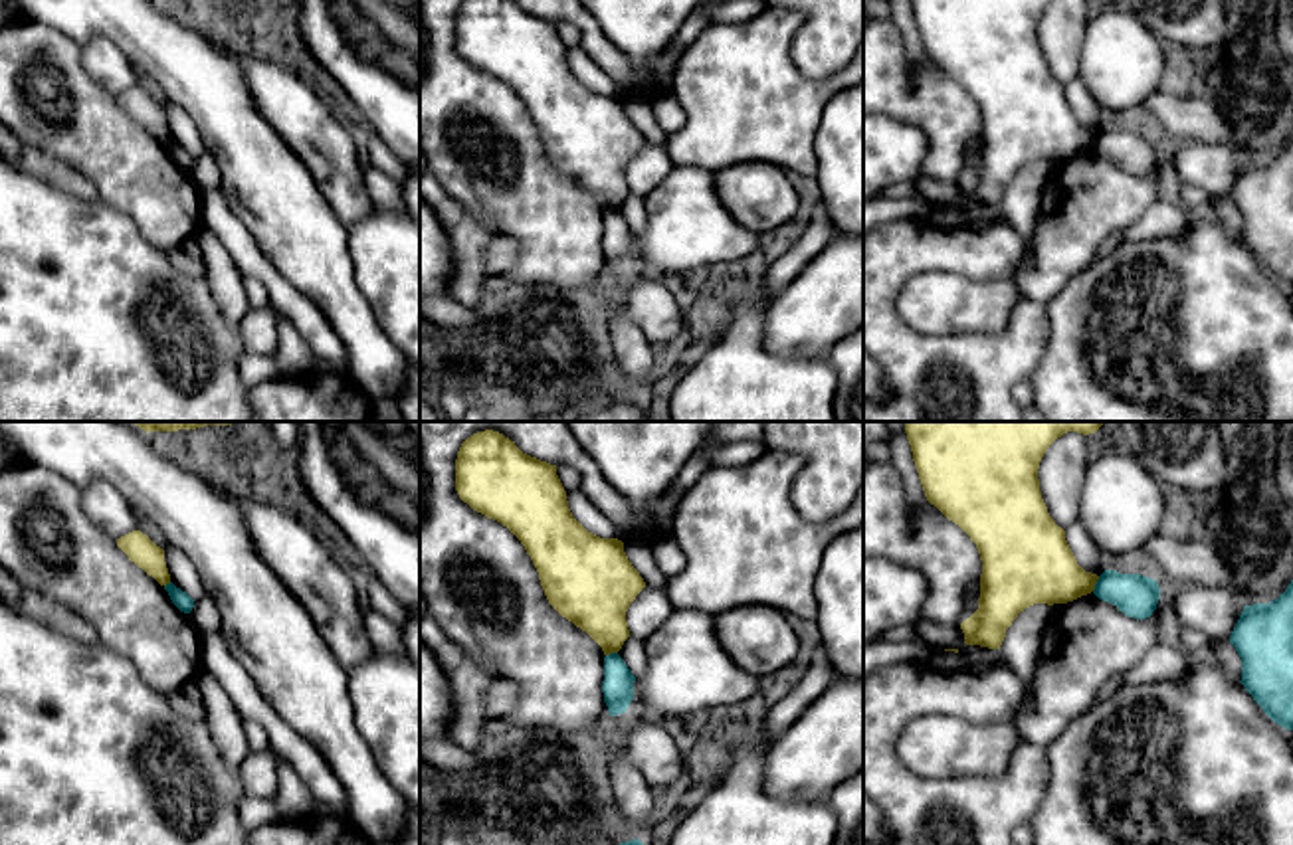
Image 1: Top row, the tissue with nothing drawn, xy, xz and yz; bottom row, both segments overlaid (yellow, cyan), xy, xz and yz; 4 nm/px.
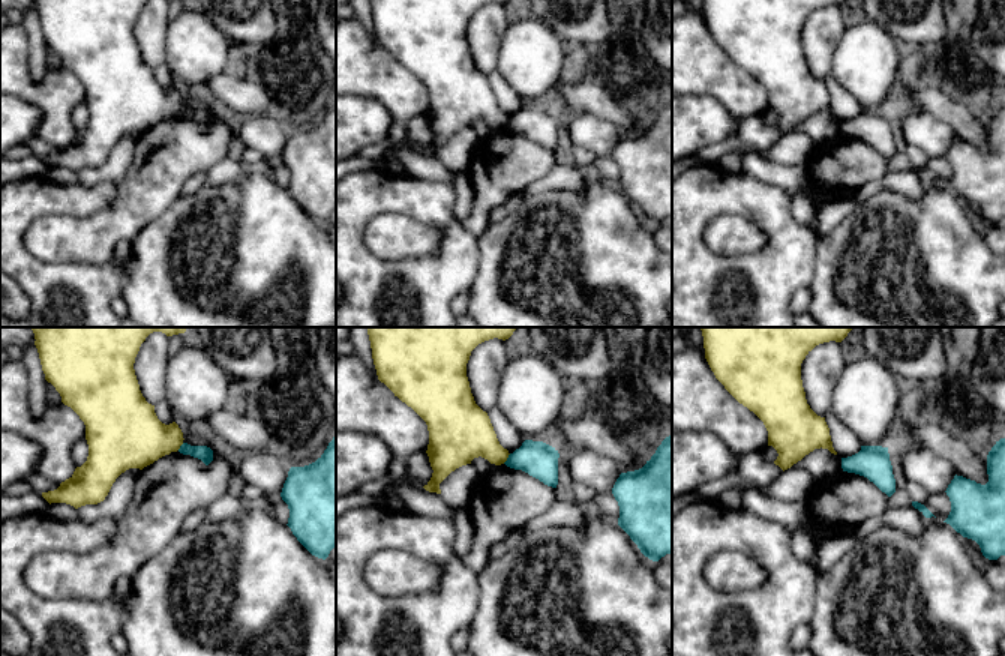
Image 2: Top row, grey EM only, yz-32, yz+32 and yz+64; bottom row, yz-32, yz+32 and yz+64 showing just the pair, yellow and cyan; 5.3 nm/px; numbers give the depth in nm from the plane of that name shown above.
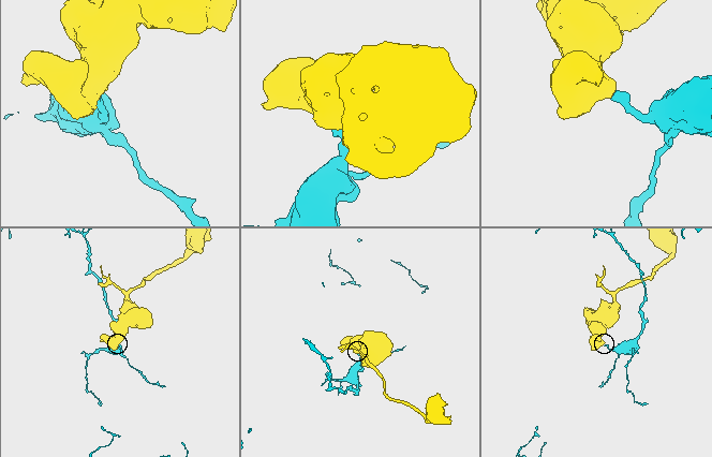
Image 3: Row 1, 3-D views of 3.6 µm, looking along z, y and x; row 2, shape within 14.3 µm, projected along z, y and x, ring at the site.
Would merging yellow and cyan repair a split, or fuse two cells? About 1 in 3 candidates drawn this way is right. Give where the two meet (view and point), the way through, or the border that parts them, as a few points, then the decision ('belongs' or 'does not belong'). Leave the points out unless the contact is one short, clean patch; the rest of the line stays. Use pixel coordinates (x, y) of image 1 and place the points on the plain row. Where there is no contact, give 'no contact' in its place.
yz (1095, 139) | along yz (1099, 133), (1092, 147) | does not belong

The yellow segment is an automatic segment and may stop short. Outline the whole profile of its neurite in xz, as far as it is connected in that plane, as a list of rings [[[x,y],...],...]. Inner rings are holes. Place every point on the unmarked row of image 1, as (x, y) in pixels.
[[[461,0],[455,47],[473,67],[507,83],[531,113],[548,160],[586,188],[604,208],[618,210],[630,194],[626,168],[646,144],[618,95],[588,89],[570,69],[556,22],[523,10],[515,0]]]

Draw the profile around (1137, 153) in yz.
[[[1105,127],[1093,150],[1119,164],[1129,174],[1146,176],[1156,166],[1160,144],[1156,137],[1141,131],[1121,131]]]

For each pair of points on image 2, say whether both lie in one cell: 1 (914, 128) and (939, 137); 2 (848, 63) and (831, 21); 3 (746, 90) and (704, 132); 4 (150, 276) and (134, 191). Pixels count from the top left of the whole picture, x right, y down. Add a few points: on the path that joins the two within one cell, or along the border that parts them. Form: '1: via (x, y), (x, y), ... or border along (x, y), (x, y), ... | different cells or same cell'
1: via (920, 129), (933, 137) | same cell
2: border along (846, 27), (836, 48), (830, 72) | different cells
3: border along (693, 96), (713, 96), (737, 119), (761, 116) | different cells
4: border along (168, 207), (131, 239) | different cells

